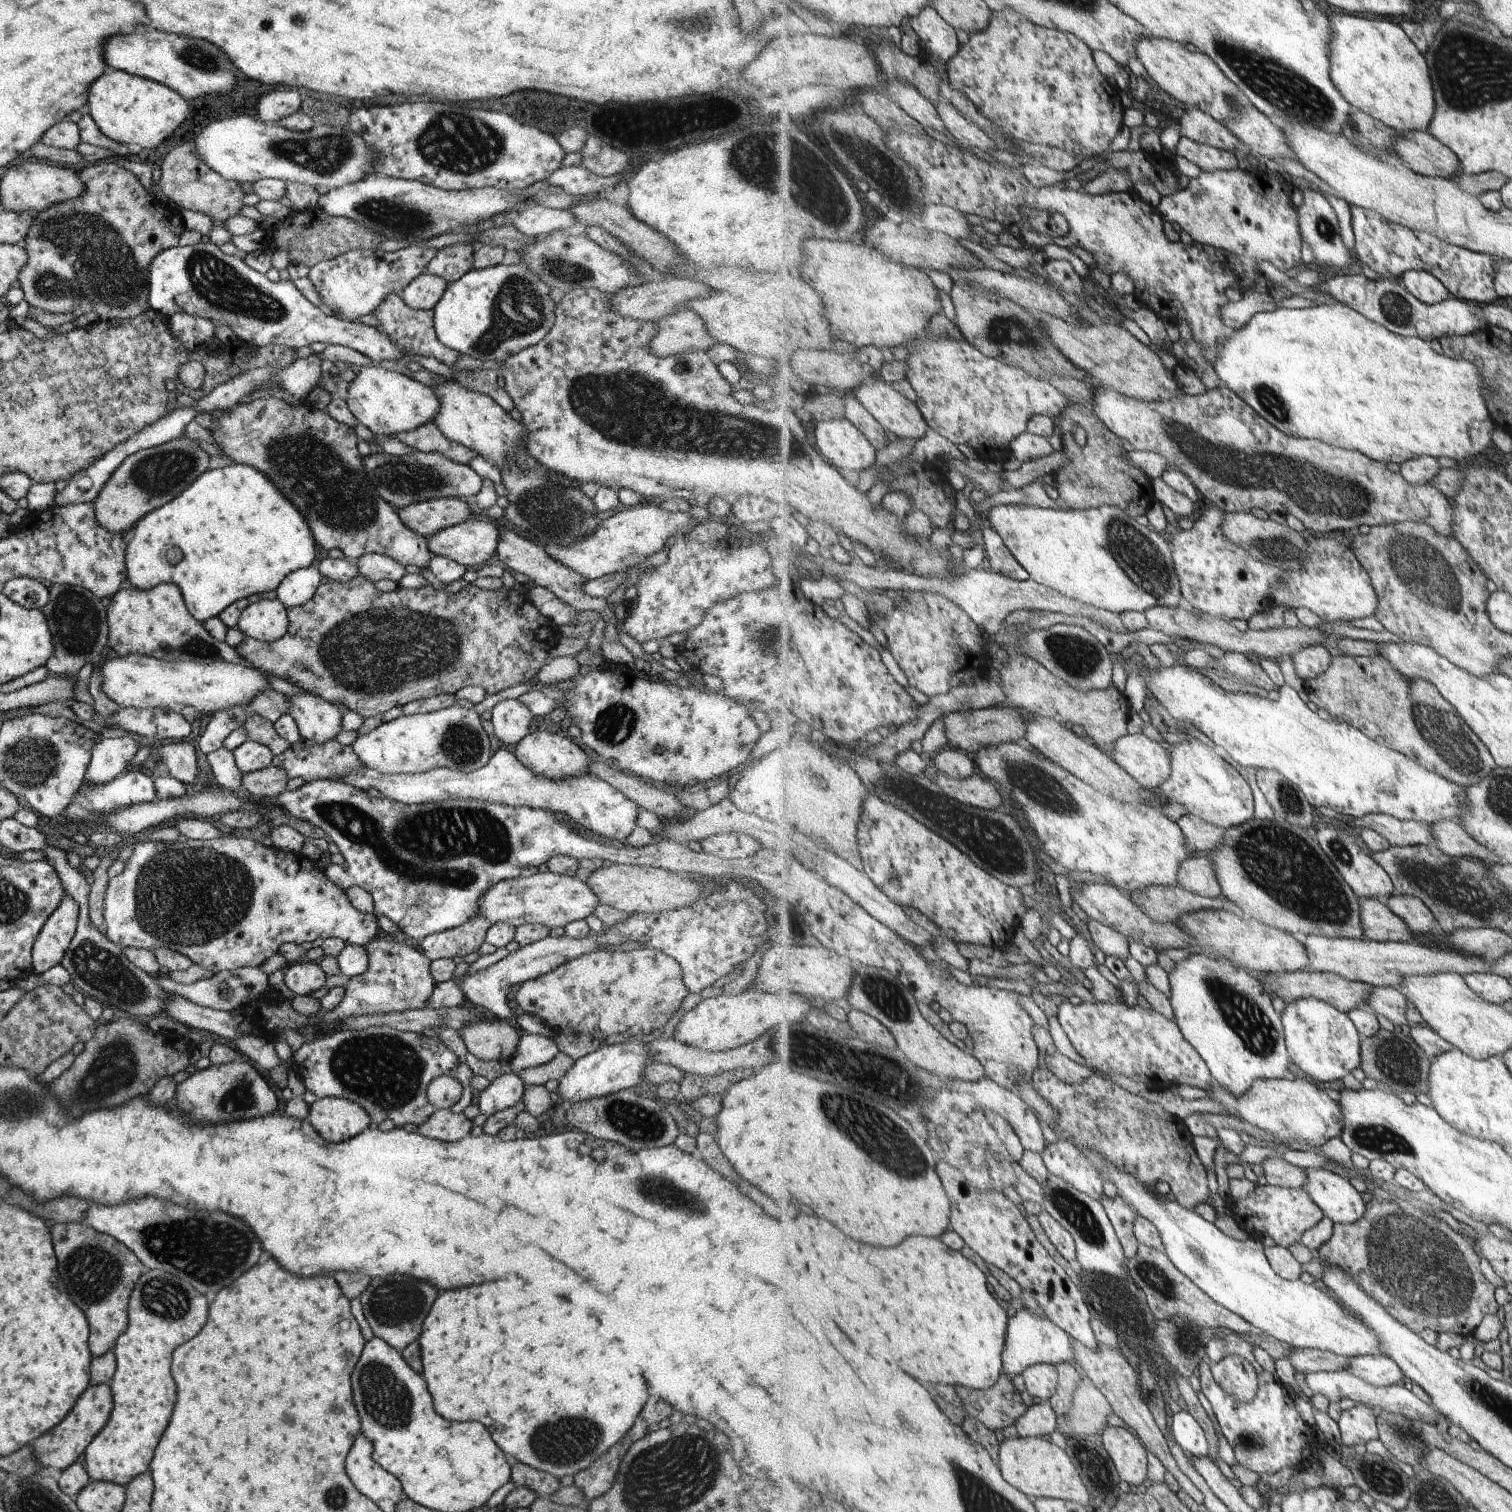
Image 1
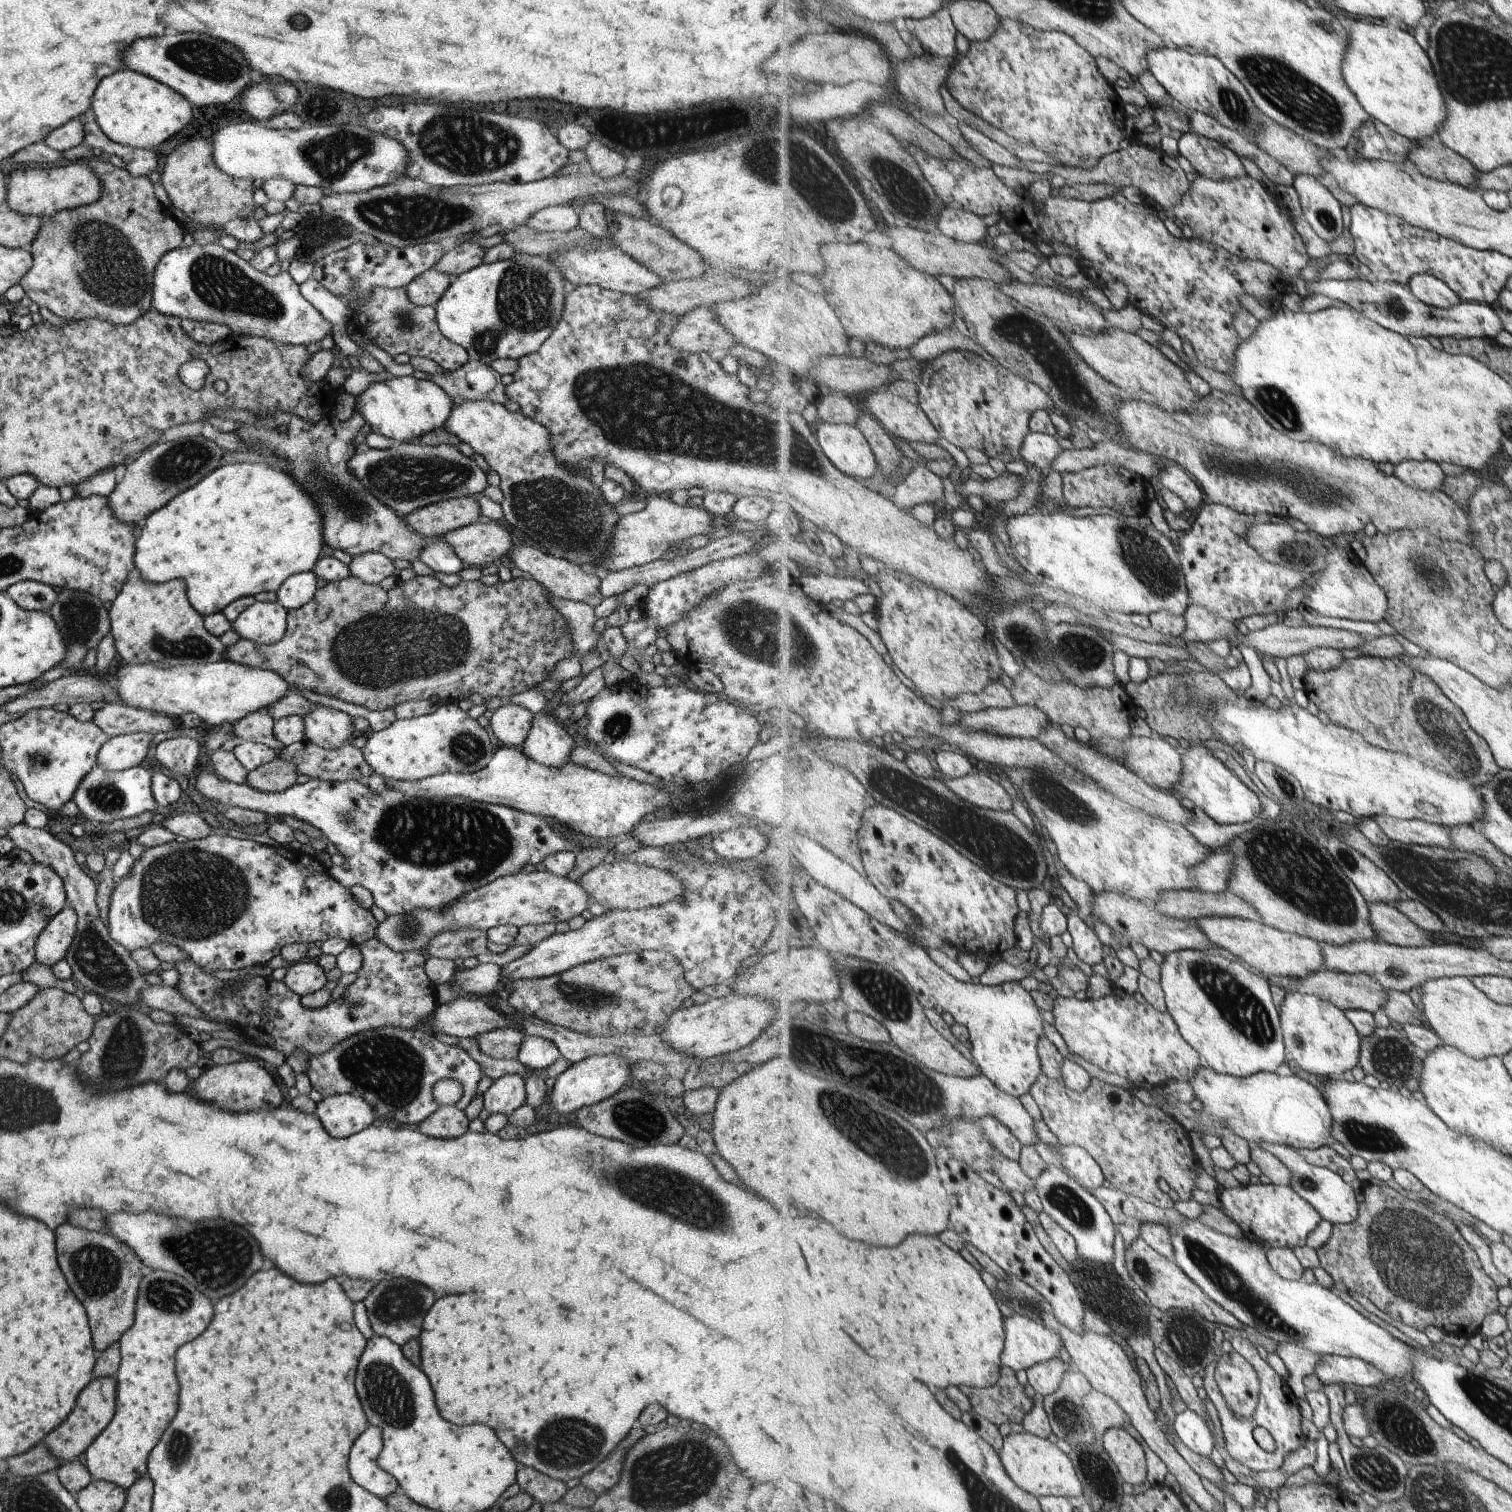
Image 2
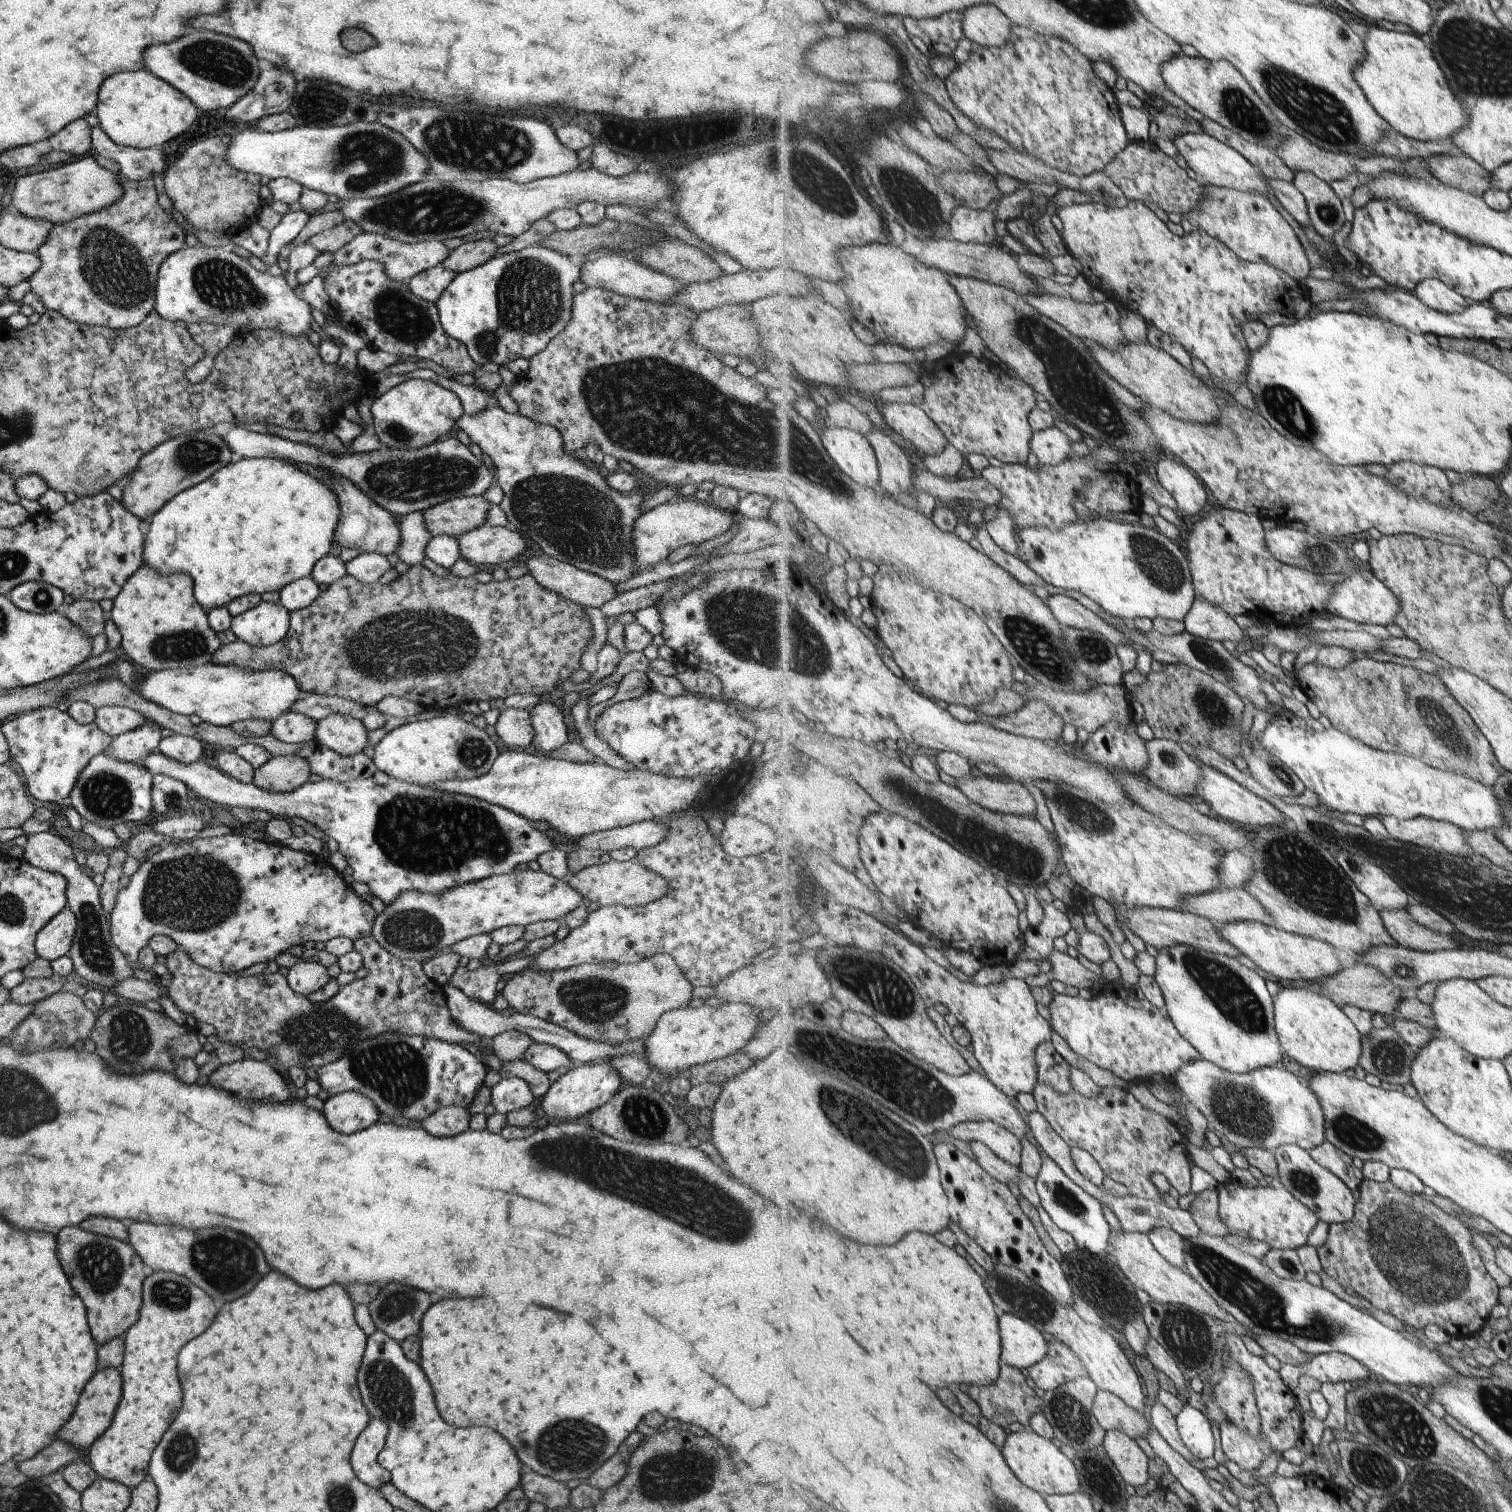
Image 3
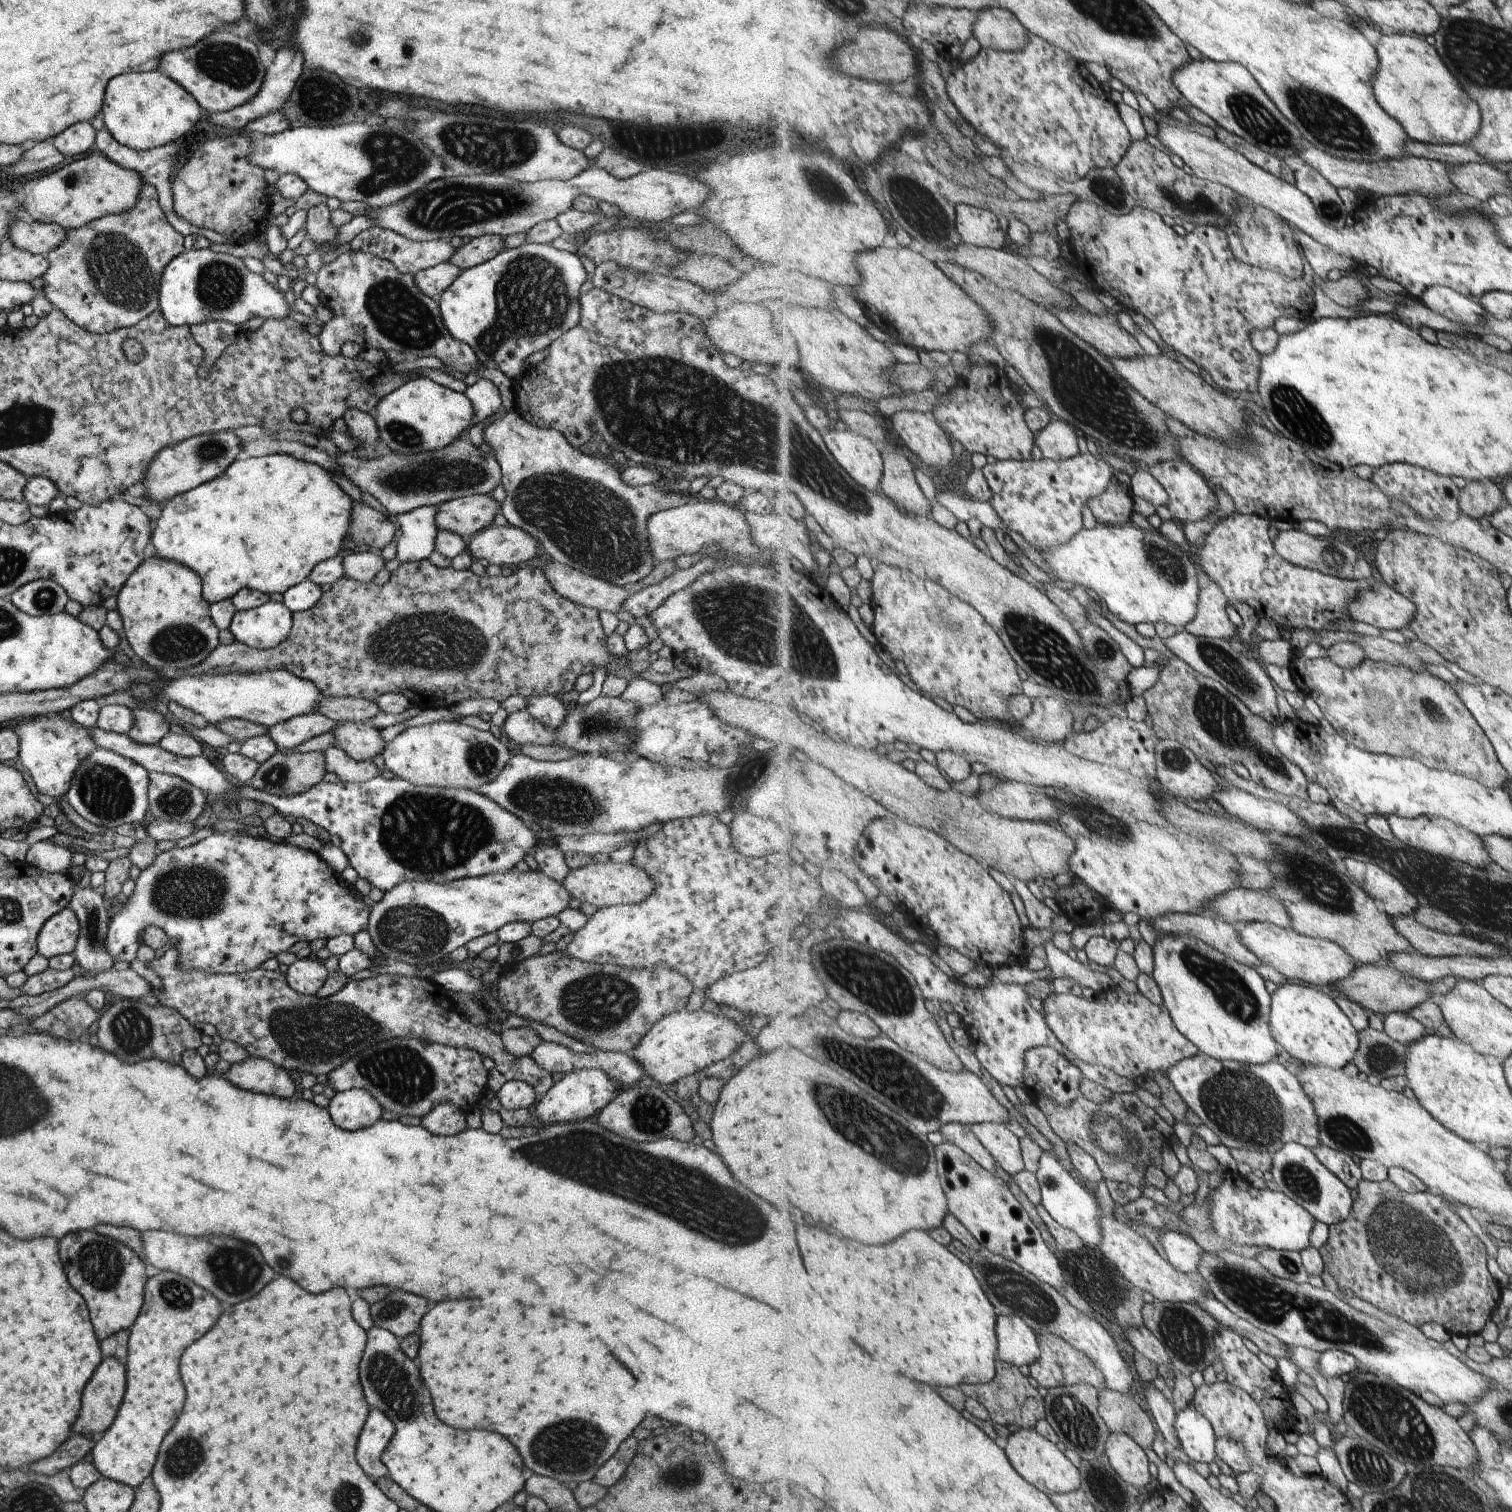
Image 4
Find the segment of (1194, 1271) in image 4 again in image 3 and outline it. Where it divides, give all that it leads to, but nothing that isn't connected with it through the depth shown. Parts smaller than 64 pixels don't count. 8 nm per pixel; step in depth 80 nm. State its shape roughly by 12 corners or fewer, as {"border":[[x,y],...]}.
{"border":[[1171,1228],[1147,1233],[1157,1251],[1185,1269],[1185,1238]]}

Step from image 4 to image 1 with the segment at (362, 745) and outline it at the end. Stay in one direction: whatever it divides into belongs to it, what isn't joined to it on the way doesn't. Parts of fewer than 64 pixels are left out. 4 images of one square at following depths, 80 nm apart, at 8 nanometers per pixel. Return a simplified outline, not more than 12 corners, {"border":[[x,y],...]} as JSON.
{"border":[[309,690],[288,698],[302,739],[332,741],[342,712]]}

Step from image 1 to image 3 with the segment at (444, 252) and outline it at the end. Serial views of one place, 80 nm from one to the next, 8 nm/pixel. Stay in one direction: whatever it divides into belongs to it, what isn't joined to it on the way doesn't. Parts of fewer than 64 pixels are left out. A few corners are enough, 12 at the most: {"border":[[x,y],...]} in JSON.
{"border":[[491,238],[465,242],[441,265],[456,275],[496,254]]}

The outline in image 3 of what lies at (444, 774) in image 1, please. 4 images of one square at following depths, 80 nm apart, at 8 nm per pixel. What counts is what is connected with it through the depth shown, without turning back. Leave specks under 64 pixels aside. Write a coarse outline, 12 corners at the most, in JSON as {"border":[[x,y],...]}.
{"border":[[501,747],[425,784],[569,839],[692,810],[707,778]]}

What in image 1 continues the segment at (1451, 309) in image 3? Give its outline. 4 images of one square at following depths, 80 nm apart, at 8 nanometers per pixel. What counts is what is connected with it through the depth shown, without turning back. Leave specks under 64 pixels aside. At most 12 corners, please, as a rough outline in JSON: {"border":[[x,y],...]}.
{"border":[[1407,271],[1402,283],[1421,302],[1436,305],[1451,291],[1429,271]]}

